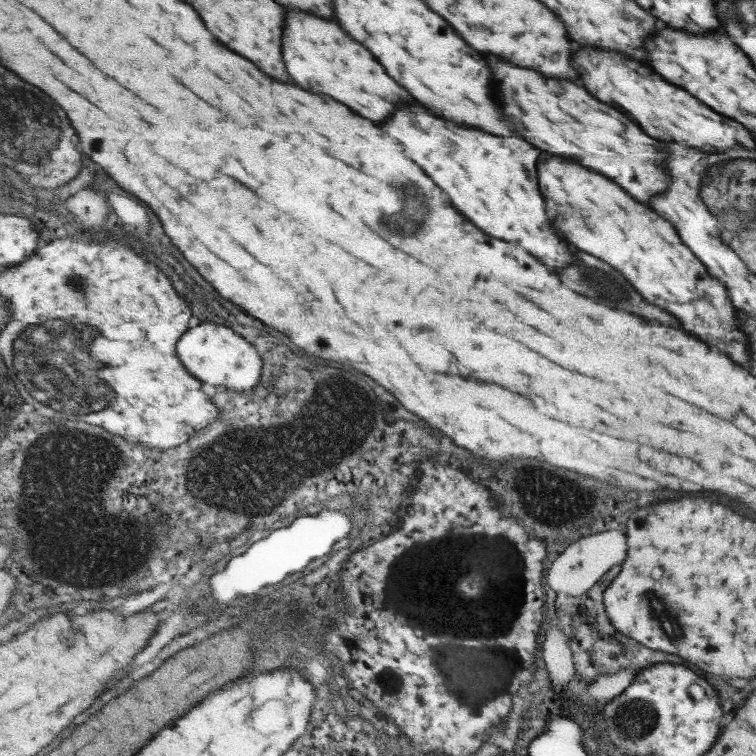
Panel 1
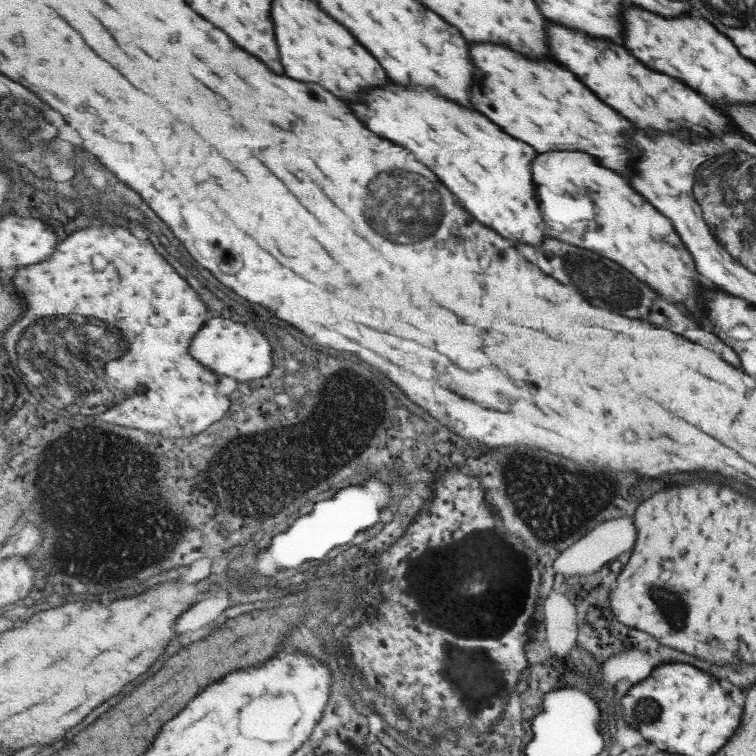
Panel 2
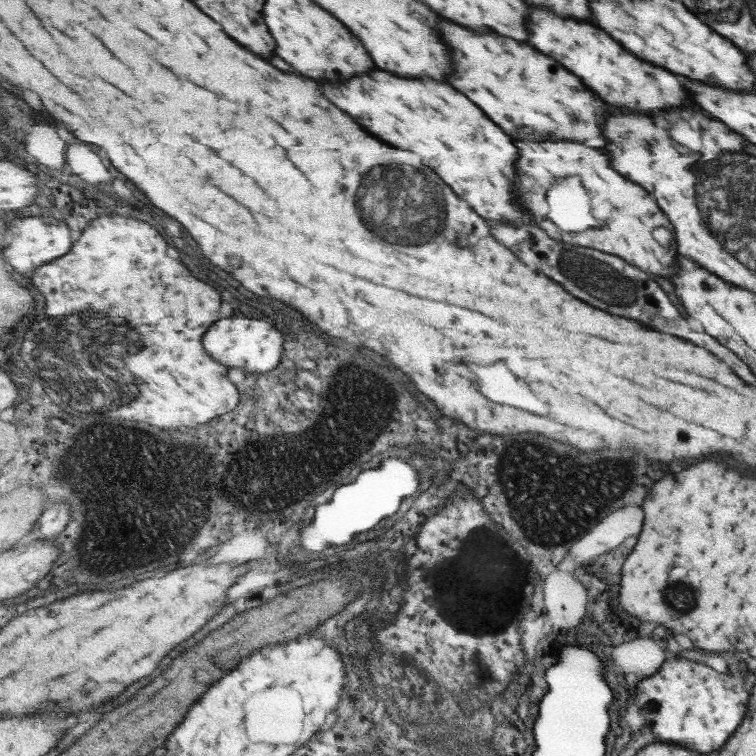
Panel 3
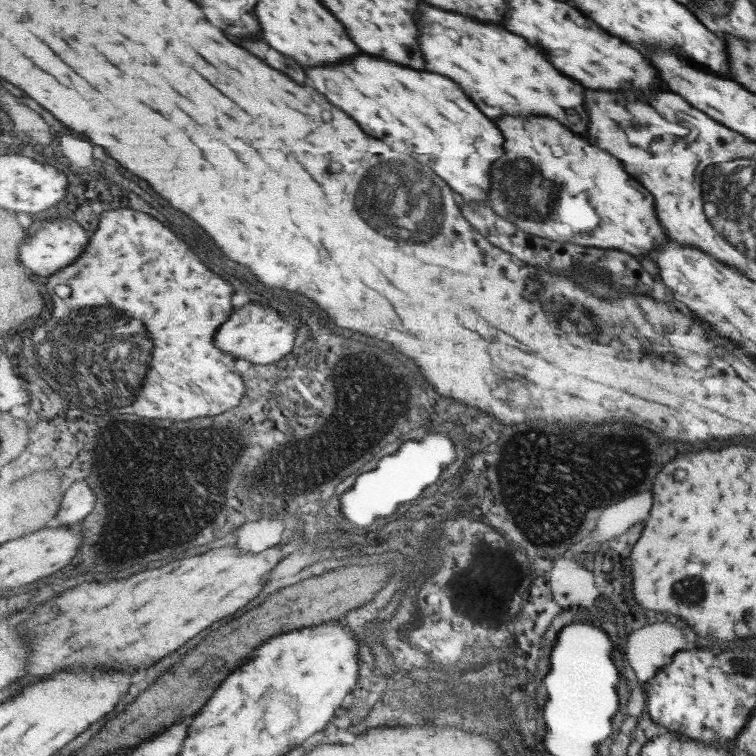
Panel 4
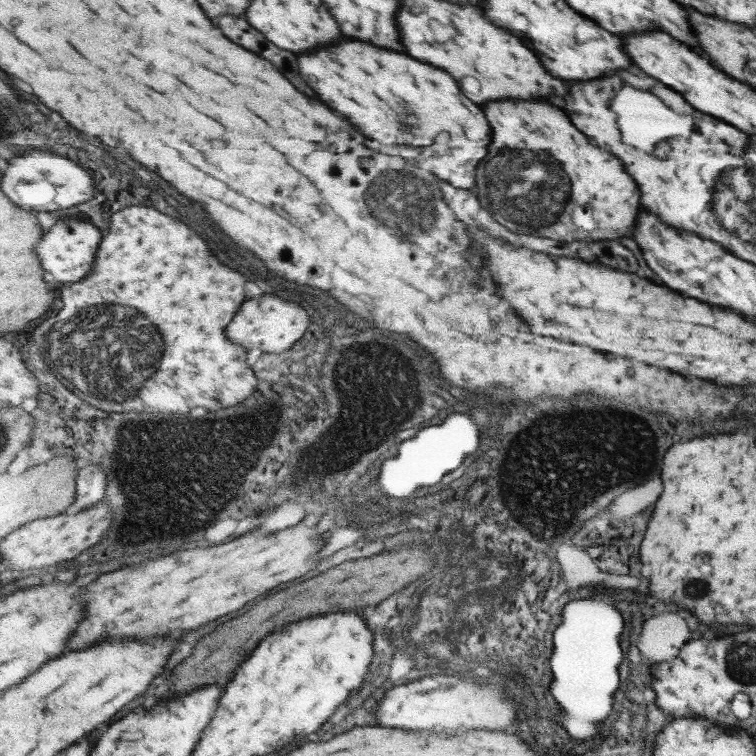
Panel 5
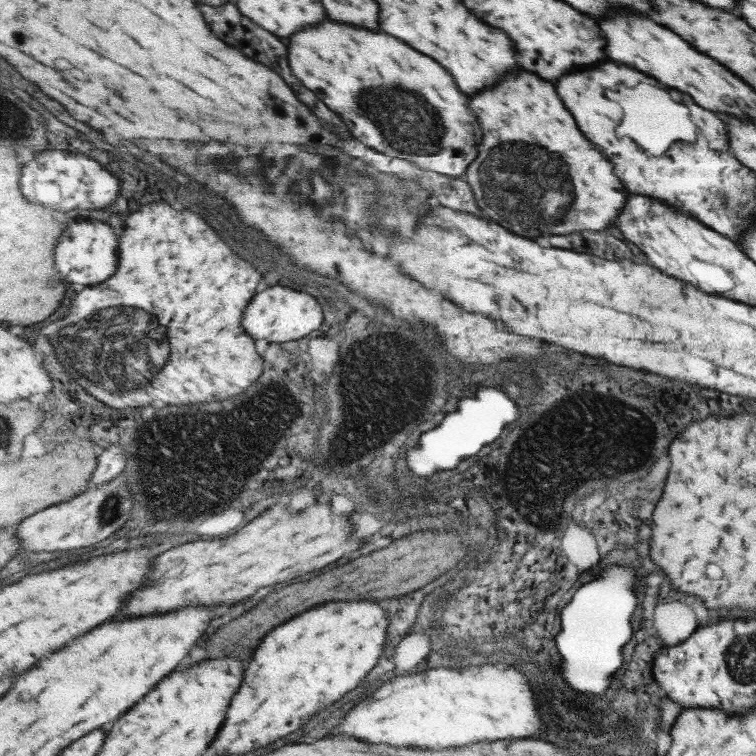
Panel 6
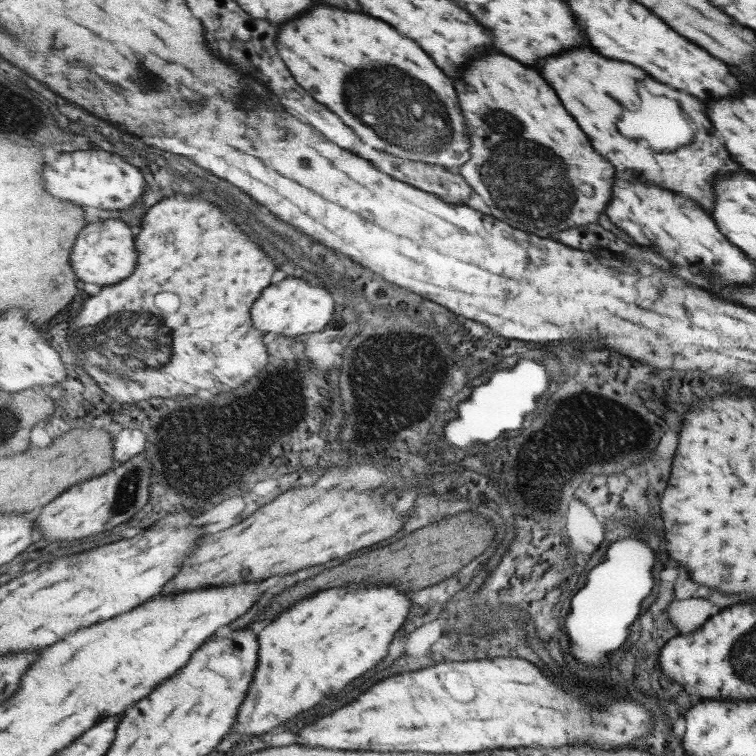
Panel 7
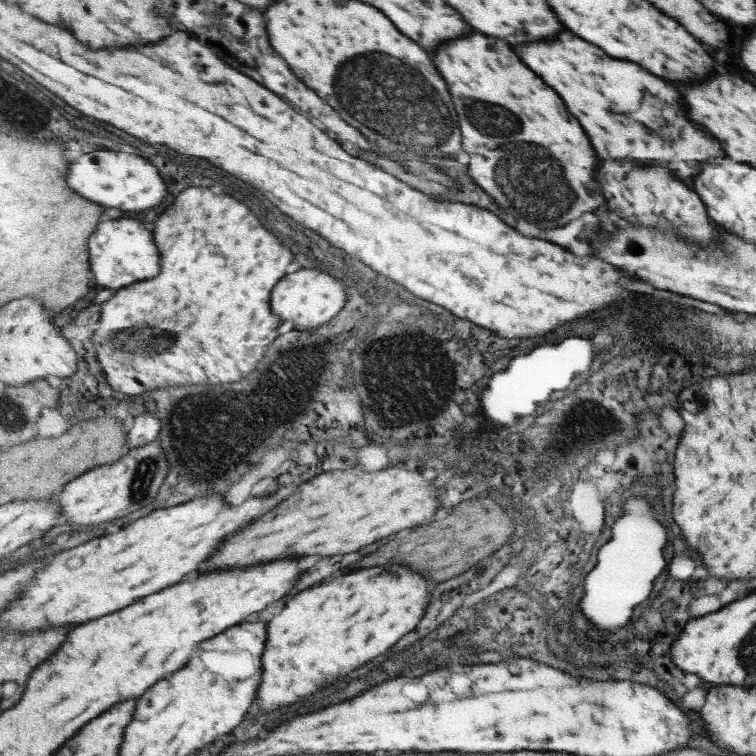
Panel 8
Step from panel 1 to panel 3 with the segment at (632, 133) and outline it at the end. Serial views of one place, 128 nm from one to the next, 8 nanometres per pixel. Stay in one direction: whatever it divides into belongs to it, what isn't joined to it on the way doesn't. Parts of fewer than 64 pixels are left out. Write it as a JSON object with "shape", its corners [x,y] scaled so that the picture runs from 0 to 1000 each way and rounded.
{"shape":[[[583,26],[589,53],[599,66],[599,95],[594,108],[615,119],[652,161],[679,183],[716,185],[742,183],[774,188],[803,201],[798,167],[803,153],[800,135],[782,122],[766,101],[747,93],[734,77],[710,69],[705,61],[660,45],[631,45],[594,26]]]}

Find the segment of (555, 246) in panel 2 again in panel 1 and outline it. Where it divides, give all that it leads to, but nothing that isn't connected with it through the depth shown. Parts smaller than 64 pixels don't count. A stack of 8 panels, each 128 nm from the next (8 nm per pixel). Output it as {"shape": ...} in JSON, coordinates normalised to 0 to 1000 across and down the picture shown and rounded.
{"shape":[[[769,331],[763,333],[763,341],[766,341],[763,349],[758,349],[758,352],[753,352],[753,354],[747,354],[747,357],[739,360],[742,368],[745,368],[745,373],[753,381],[758,381],[758,384],[763,384],[763,386],[769,386],[769,389],[790,397],[790,399],[800,399],[806,405],[821,405],[821,410],[827,410],[827,413],[835,413],[835,415],[843,415],[843,418],[853,418],[858,423],[872,423],[874,429],[882,429],[882,431],[901,434],[898,431],[898,423],[893,418],[882,415],[880,410],[874,410],[866,402],[856,402],[851,397],[851,392],[829,373],[829,368],[821,360],[816,360],[808,349],[792,344],[790,339],[782,339],[776,333],[769,333]]]}

